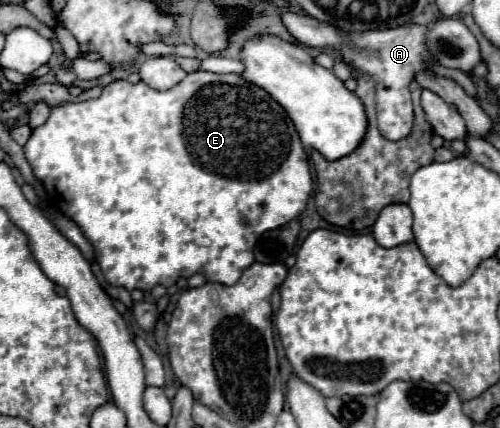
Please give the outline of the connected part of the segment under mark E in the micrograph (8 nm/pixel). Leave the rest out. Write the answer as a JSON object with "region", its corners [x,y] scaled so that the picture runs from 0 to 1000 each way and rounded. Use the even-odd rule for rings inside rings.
{"region":[[[414,166],[374,171],[374,180],[362,194],[354,194],[334,213],[302,208],[286,189],[258,194],[258,189],[234,185],[214,203],[206,203],[206,217],[194,231],[106,250],[98,278],[82,297],[66,301],[58,329],[46,339],[46,353],[70,414],[82,423],[90,442],[94,474],[118,488],[126,502],[142,507],[158,526],[166,549],[182,563],[190,582],[190,605],[206,633],[210,657],[226,671],[250,671],[254,680],[266,680],[266,675],[302,680],[310,666],[342,671],[358,647],[382,647],[390,638],[406,638],[414,657],[426,657],[426,661],[470,666],[482,638],[510,610],[506,572],[514,554],[530,540],[554,535],[594,512],[610,493],[610,479],[626,437],[614,362],[570,255],[554,236],[546,236],[542,222],[530,217],[522,203],[490,189],[470,171],[450,171],[450,175],[414,171]]]}

